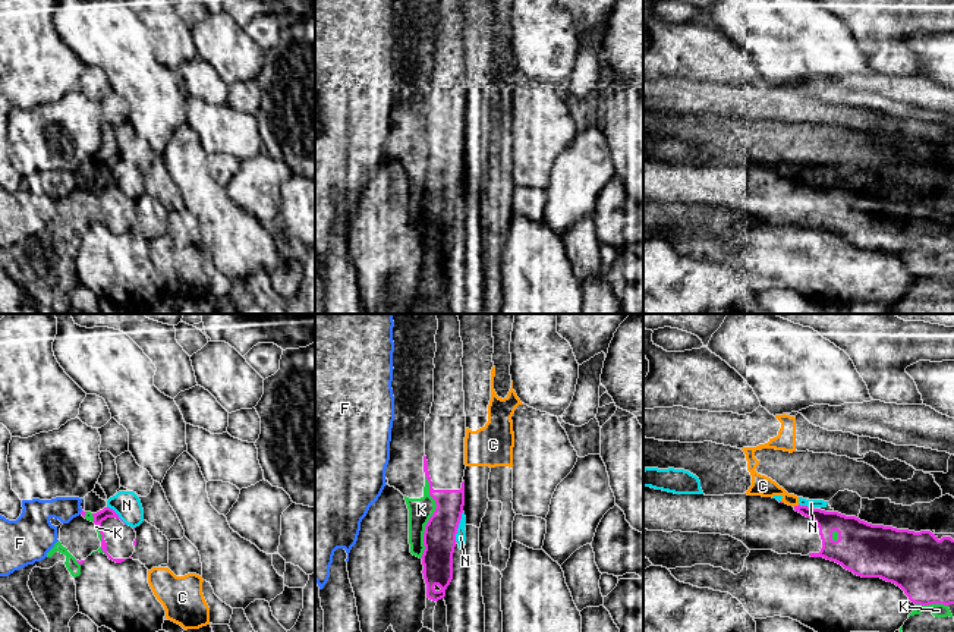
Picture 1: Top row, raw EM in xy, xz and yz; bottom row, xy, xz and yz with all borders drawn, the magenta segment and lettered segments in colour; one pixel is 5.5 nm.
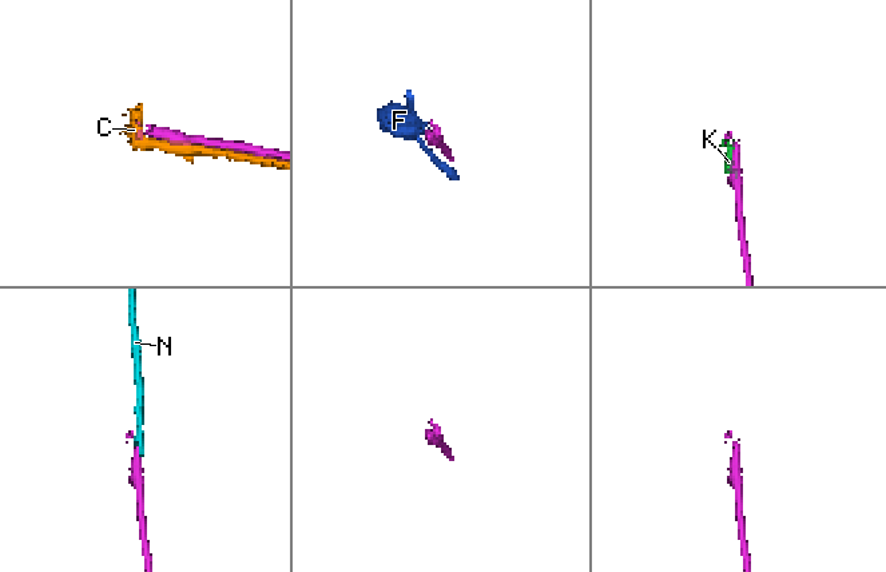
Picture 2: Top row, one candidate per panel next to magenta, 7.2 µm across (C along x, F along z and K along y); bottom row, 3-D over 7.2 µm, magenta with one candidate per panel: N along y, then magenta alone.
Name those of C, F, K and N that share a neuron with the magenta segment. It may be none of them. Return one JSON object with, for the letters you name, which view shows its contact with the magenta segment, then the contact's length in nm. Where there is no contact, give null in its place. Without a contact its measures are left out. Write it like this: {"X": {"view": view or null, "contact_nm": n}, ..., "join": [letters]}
{"join": []}

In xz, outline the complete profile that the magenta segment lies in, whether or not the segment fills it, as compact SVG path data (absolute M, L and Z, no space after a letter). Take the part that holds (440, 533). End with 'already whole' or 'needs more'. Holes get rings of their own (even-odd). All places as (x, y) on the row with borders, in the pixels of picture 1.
M437 314L434 402L425 421L424 472L435 512L424 532L426 598L438 601L453 579L456 534L465 506L466 414L463 342L457 314Z; needs more

